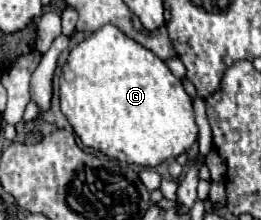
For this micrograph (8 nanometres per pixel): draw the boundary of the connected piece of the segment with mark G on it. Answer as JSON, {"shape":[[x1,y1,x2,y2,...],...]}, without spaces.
{"shape":[[113,24,91,32,69,52,59,78,59,102,61,112,85,146,95,148,121,162,153,168,165,160,177,158,179,154,187,152,189,146,197,140,193,104,181,80,171,74,171,70,161,58,157,58,139,42,125,36]]}

